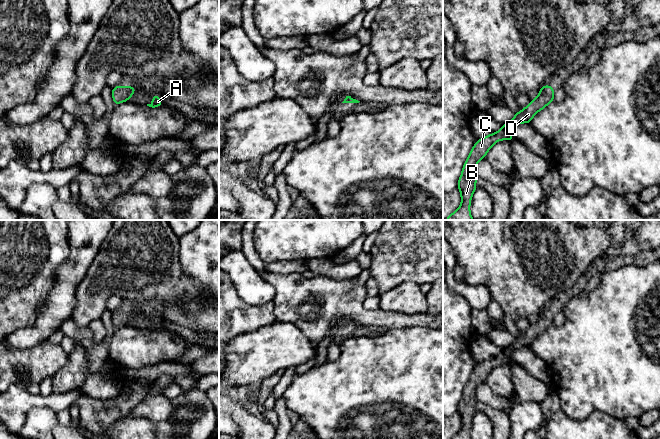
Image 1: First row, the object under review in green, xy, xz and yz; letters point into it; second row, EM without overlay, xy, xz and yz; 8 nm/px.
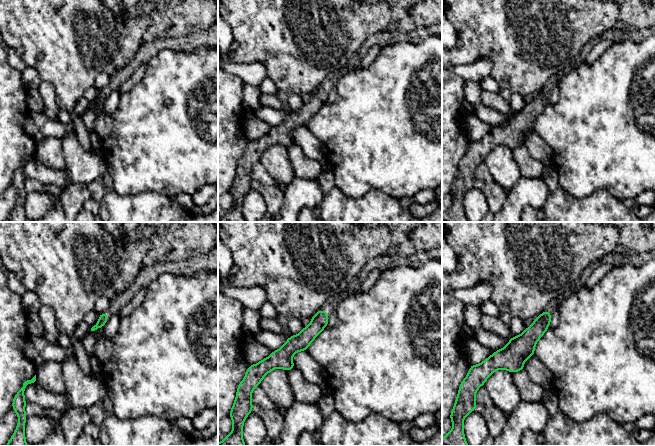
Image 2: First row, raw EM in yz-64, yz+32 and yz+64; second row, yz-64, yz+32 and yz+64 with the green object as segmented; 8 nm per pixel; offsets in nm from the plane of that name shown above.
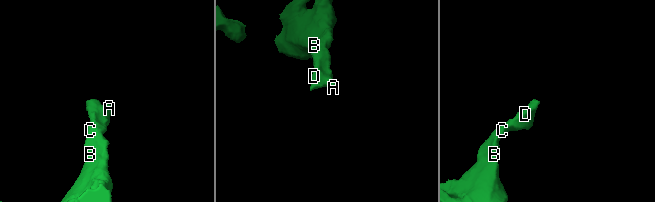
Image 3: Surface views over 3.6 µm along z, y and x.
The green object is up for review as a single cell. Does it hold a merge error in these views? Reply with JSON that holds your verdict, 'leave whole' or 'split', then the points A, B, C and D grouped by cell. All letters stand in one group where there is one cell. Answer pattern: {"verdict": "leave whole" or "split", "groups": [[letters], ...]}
{"verdict": "leave whole", "groups": [["A", "B", "C", "D"]]}

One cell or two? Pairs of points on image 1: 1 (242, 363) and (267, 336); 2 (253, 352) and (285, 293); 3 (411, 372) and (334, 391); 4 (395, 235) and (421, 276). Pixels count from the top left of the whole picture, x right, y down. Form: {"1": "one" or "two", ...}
{"1": "one", "2": "two", "3": "one", "4": "one"}

